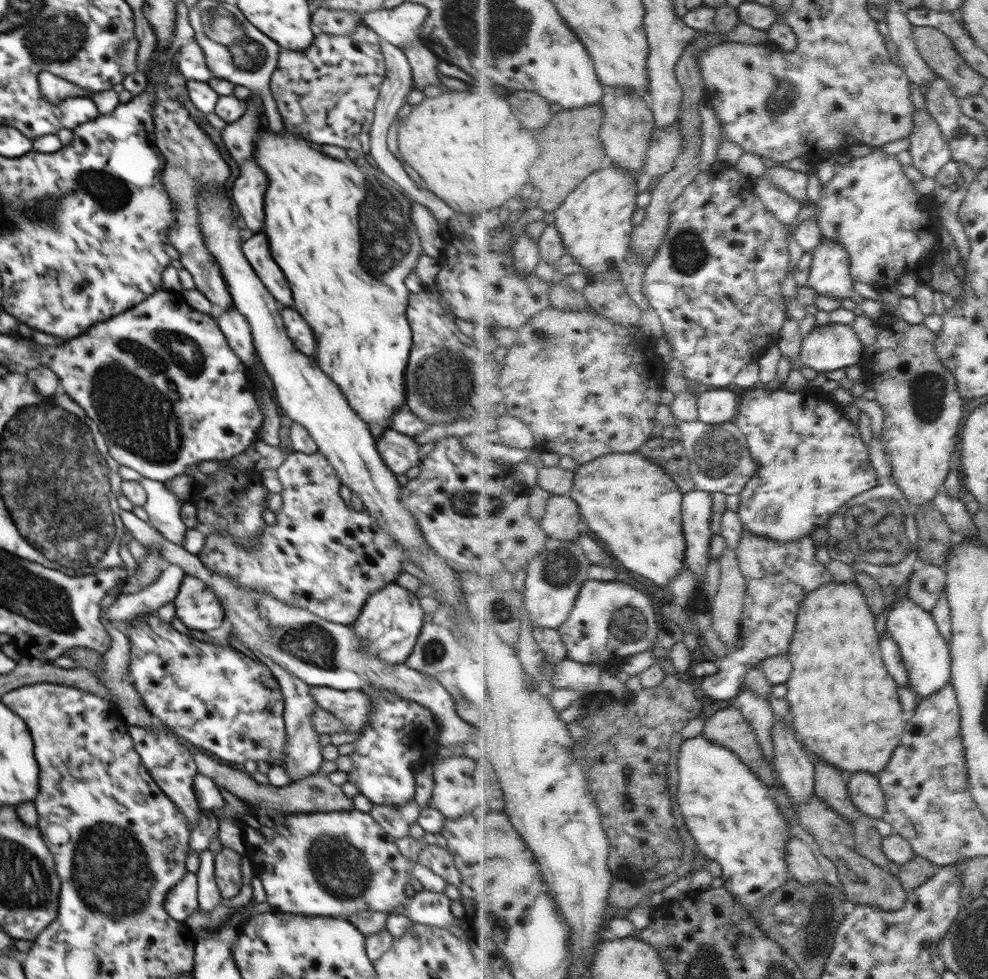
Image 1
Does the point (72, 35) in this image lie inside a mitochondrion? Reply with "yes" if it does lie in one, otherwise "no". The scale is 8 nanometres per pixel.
yes

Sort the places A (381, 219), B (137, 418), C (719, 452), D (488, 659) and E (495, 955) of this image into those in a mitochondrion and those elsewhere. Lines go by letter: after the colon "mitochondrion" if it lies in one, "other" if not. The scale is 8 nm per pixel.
A: mitochondrion
B: mitochondrion
C: mitochondrion
D: other
E: other

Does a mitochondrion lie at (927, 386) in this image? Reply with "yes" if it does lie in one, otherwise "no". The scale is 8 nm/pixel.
yes

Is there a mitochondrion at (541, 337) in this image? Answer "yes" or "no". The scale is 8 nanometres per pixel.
yes

